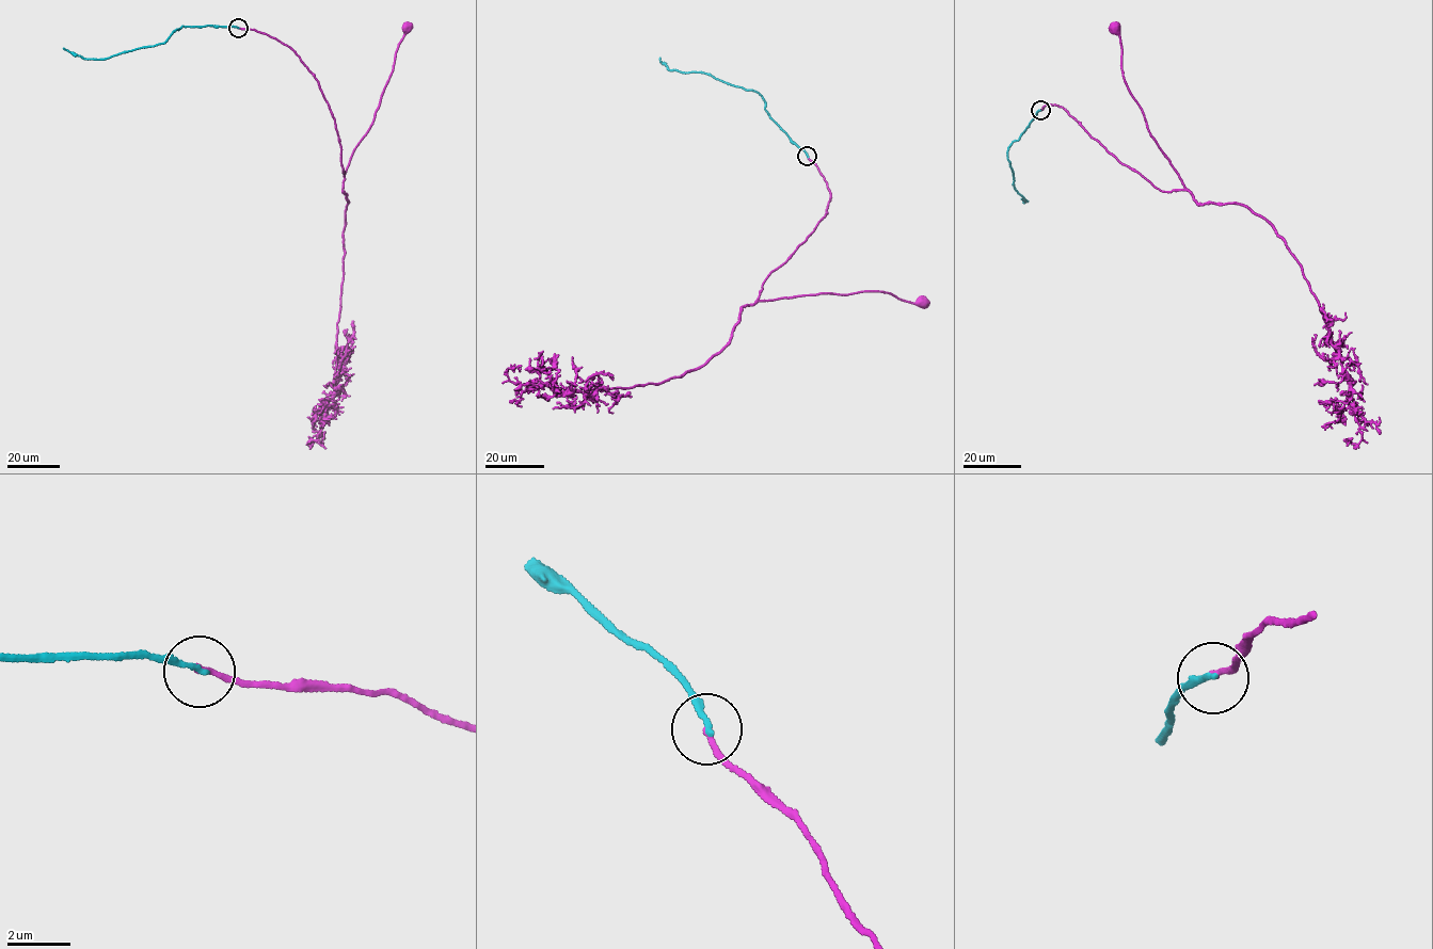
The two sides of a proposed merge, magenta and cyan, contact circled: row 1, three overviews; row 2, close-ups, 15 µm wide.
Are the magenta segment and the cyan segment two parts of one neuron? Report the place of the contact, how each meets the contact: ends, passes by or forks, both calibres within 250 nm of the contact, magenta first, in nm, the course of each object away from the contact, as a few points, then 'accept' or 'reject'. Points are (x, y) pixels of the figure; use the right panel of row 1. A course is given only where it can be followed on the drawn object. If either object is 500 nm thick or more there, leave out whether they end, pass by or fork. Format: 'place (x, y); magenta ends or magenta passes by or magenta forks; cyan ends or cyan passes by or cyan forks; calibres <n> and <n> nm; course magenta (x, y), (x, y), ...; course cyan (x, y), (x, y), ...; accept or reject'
place (1040, 110); magenta ends; cyan ends; calibres 160 and 170 nm; course magenta (1040, 110), (1061, 106), (1161, 190), (1184, 189), (1124, 78), (1114, 28); course cyan (1040, 110), (1019, 140), (1010, 145), (1007, 154), (1015, 189), (1028, 202), (1021, 198); reject

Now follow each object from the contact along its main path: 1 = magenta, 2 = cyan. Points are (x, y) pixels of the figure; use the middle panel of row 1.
1: (807, 156), (822, 175), (830, 200), (808, 237), (767, 277), (758, 300), (880, 291), (919, 305), (922, 302)
2: (807, 156), (769, 116), (763, 98), (757, 92), (702, 73), (669, 69), (659, 58)

